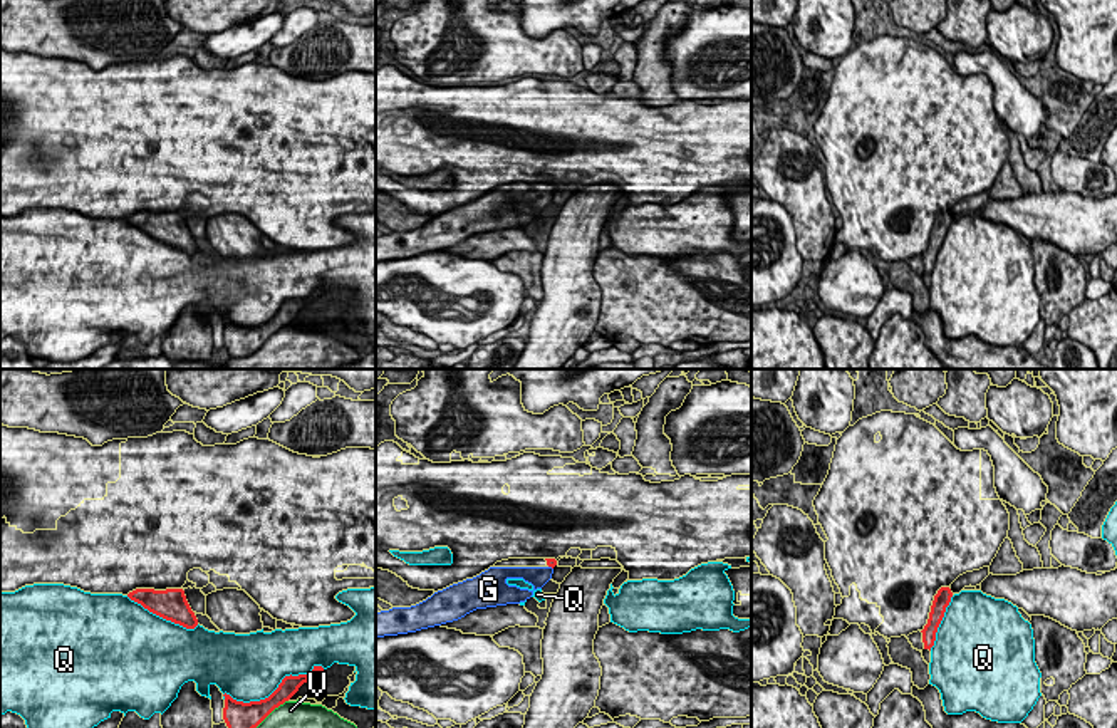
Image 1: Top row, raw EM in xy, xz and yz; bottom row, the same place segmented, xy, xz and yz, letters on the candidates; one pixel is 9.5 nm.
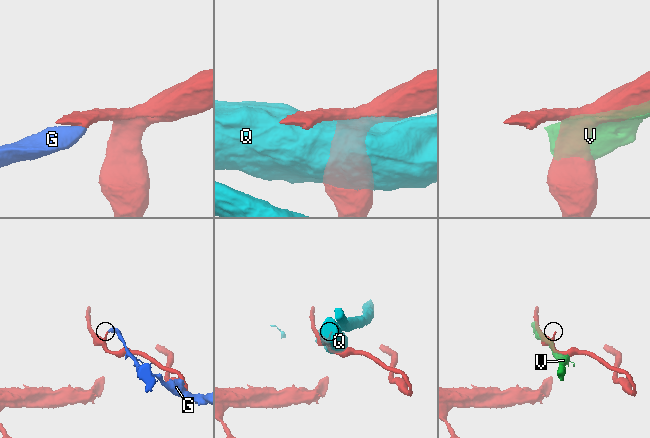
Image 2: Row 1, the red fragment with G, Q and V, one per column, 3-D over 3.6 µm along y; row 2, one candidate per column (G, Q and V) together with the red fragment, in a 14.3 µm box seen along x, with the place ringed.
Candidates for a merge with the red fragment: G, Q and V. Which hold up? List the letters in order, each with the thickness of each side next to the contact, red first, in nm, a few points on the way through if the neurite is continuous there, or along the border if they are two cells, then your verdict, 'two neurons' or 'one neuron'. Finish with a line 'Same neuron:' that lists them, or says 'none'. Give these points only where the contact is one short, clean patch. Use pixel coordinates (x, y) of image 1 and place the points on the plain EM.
G: calibres 90 and 190 nm; way xz (550, 187), (550, 190), (537, 200); one neuron
Q: calibres 190 and 500 nm; two neurons
V: calibres 300 and 500 nm; two neurons
Same neuron: G

